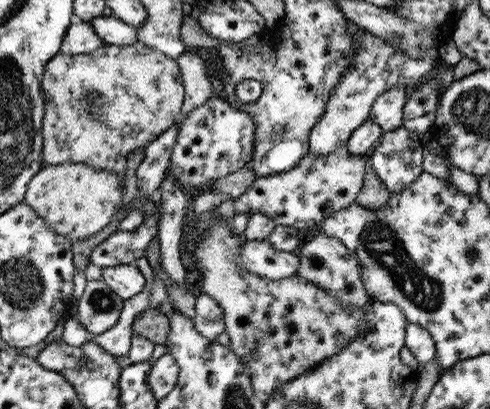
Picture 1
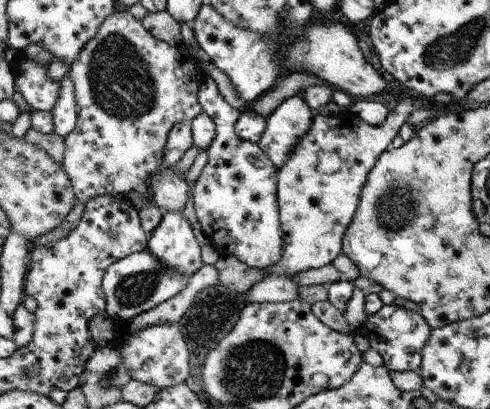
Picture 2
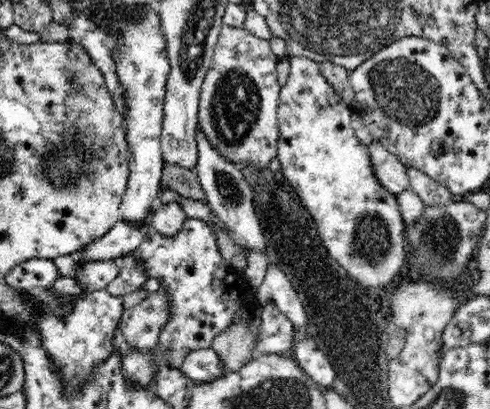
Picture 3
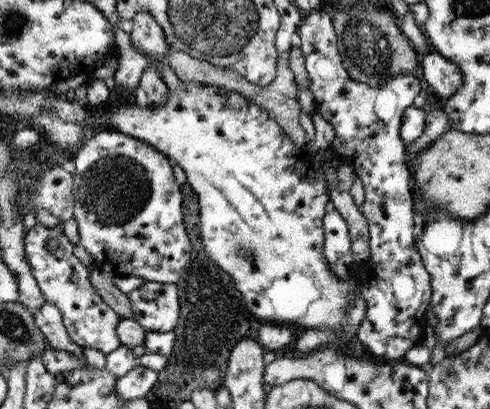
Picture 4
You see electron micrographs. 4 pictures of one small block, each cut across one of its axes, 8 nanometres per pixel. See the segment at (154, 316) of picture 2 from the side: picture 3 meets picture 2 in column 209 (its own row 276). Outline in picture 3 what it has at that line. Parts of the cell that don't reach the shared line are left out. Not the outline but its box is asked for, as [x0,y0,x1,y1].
[256,266,306,330]

